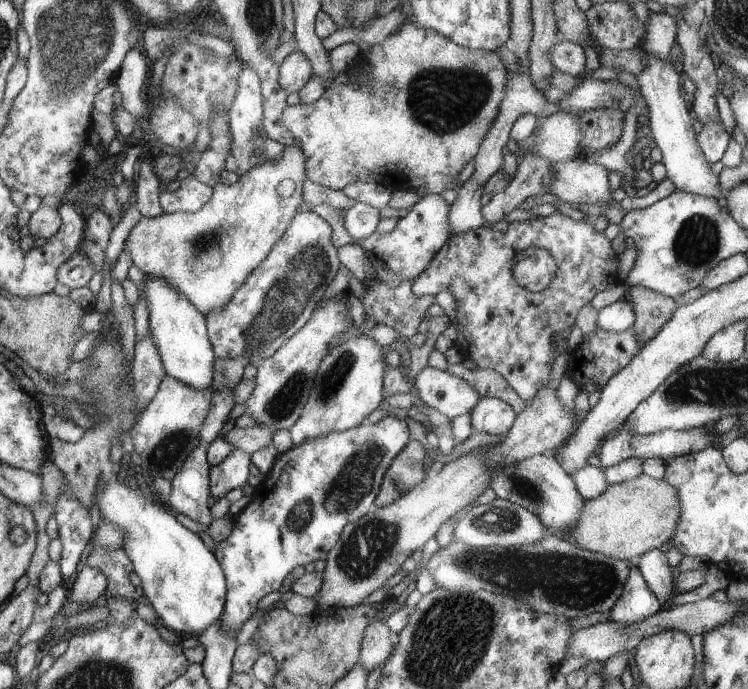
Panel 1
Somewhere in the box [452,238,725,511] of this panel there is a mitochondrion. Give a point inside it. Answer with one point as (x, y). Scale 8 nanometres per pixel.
(523, 488)

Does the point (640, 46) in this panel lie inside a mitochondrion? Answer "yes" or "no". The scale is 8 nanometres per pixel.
no

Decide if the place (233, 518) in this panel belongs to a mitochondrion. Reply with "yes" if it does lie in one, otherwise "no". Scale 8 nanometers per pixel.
no

